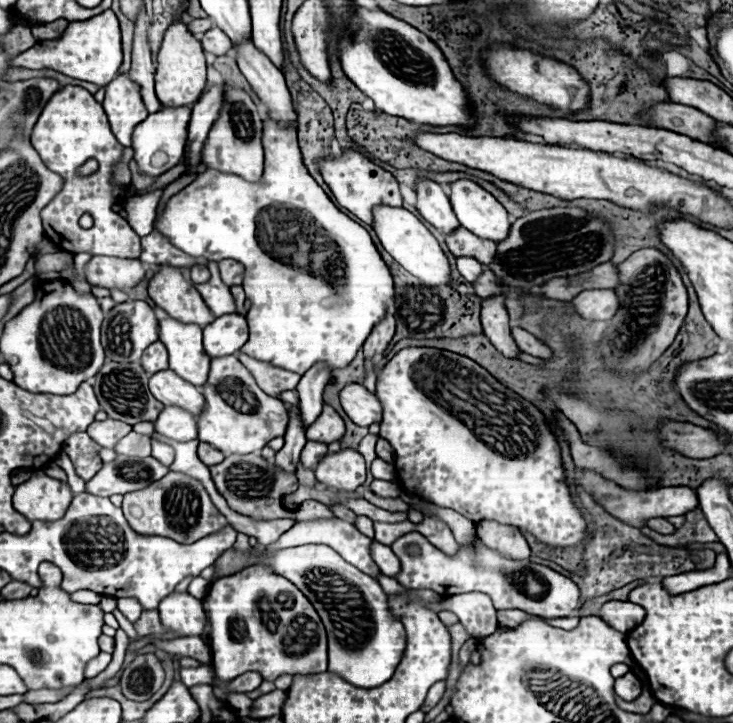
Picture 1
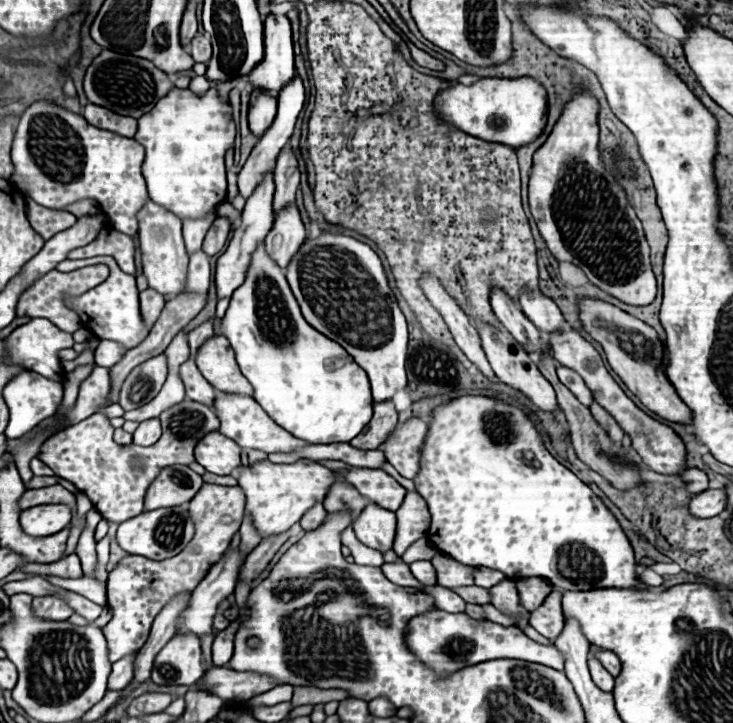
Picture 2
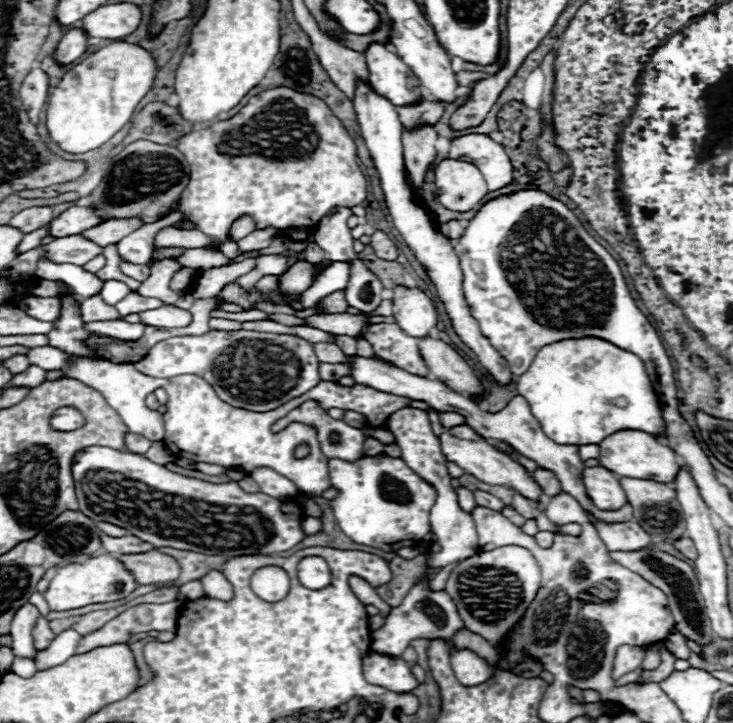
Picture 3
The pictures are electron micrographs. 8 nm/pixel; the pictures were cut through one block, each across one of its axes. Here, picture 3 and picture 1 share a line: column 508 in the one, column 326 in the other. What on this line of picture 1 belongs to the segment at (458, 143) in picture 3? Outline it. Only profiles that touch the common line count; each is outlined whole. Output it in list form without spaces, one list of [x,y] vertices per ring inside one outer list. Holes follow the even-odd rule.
[[[344,150],[342,158],[330,156],[330,158],[320,160],[320,172],[322,172],[326,184],[330,186],[332,194],[336,196],[338,204],[348,208],[354,216],[358,216],[366,224],[374,222],[372,210],[378,204],[390,204],[394,208],[402,208],[402,194],[400,194],[396,178],[390,172],[376,166],[374,162],[370,162],[366,156],[362,156],[356,150]]]

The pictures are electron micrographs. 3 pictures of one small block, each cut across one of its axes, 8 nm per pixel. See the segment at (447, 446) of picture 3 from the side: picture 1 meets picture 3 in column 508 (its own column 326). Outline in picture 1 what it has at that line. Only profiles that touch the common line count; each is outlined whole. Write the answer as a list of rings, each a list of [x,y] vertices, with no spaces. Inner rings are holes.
[[[350,448],[336,454],[326,454],[314,472],[318,482],[340,492],[356,492],[356,488],[366,480],[364,458]]]

